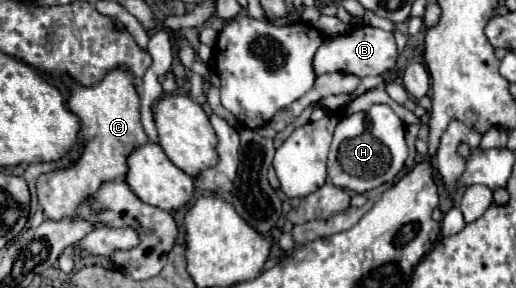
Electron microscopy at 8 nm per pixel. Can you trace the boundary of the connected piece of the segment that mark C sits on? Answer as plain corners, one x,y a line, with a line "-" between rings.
124,67
110,69
104,79
92,87
74,83
66,107
82,123
80,137
84,141
84,149
74,165
38,177
38,201
48,219
76,219
78,205
96,193
102,183
124,179
126,157
134,147
148,143
140,123
140,95
134,85
134,75

